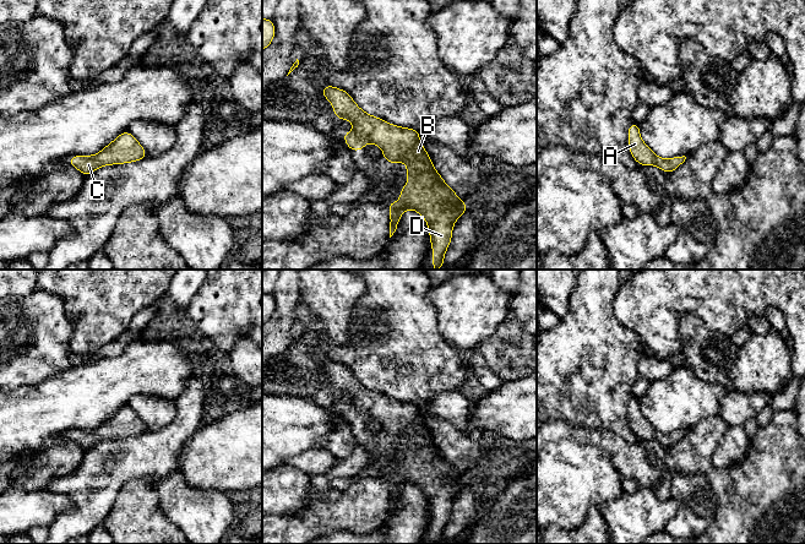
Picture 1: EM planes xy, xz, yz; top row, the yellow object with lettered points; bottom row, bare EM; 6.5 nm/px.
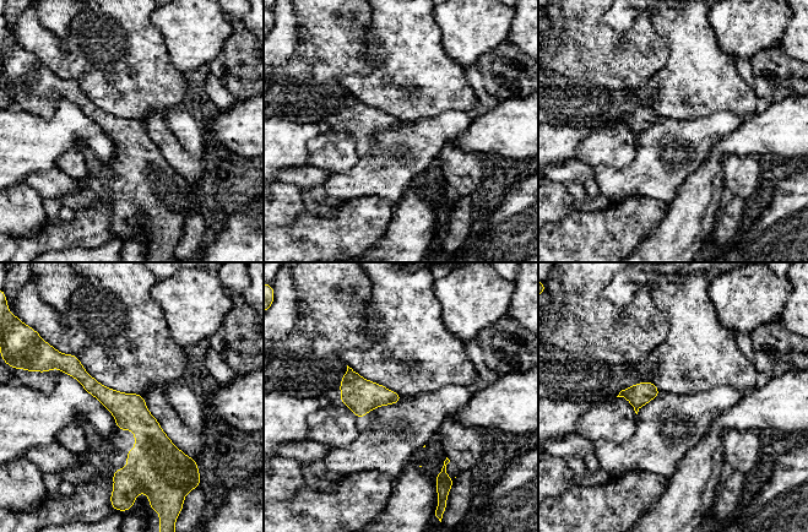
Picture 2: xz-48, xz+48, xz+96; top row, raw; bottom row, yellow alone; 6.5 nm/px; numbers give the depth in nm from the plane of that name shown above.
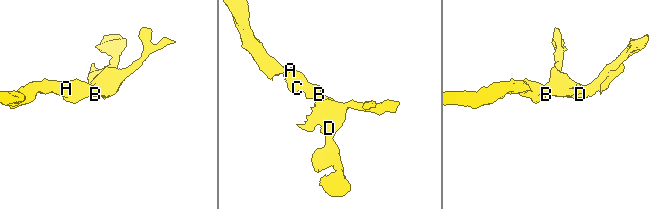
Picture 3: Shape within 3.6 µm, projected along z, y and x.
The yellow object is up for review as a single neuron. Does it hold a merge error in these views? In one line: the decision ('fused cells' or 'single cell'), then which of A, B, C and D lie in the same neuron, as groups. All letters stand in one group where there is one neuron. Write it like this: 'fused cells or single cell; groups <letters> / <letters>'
single cell; groups A B C D

